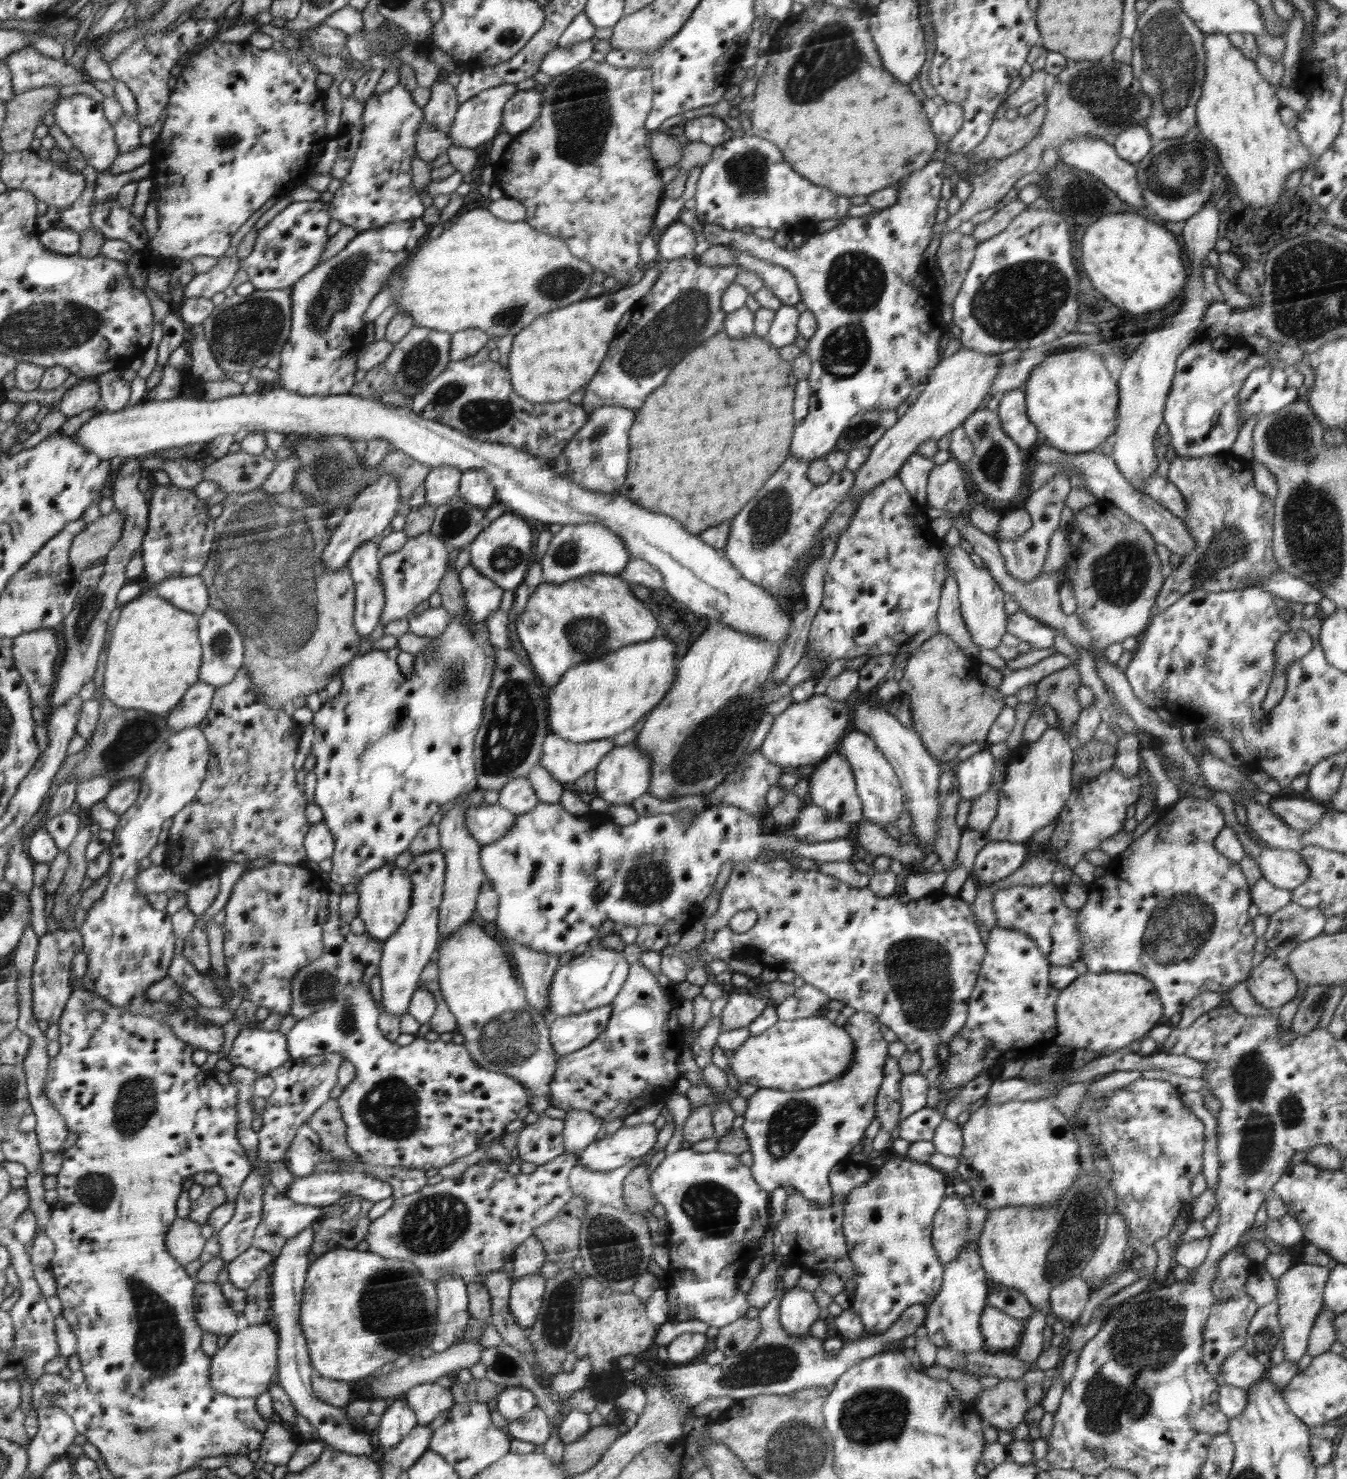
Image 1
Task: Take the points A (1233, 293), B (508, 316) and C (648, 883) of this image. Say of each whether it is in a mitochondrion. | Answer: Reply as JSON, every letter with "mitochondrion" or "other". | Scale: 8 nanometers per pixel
{"A":"other","B":"mitochondrion","C":"mitochondrion"}

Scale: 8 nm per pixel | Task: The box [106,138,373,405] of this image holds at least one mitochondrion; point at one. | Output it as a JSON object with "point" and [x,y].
{"point":[243,332]}

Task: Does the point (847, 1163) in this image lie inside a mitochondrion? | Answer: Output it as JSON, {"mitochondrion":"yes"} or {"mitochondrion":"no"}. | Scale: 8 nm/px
{"mitochondrion":"no"}

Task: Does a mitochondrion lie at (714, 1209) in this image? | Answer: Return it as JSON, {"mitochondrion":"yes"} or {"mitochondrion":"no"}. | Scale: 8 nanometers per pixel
{"mitochondrion":"yes"}

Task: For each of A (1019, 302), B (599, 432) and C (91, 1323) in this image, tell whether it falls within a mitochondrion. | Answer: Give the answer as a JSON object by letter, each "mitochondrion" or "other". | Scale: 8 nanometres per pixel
{"A":"mitochondrion","B":"mitochondrion","C":"other"}

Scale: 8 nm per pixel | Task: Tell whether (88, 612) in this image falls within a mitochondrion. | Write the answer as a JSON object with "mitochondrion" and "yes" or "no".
{"mitochondrion":"yes"}

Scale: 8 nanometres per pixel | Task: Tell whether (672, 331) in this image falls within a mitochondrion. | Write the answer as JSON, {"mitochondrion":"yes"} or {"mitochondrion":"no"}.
{"mitochondrion":"yes"}

